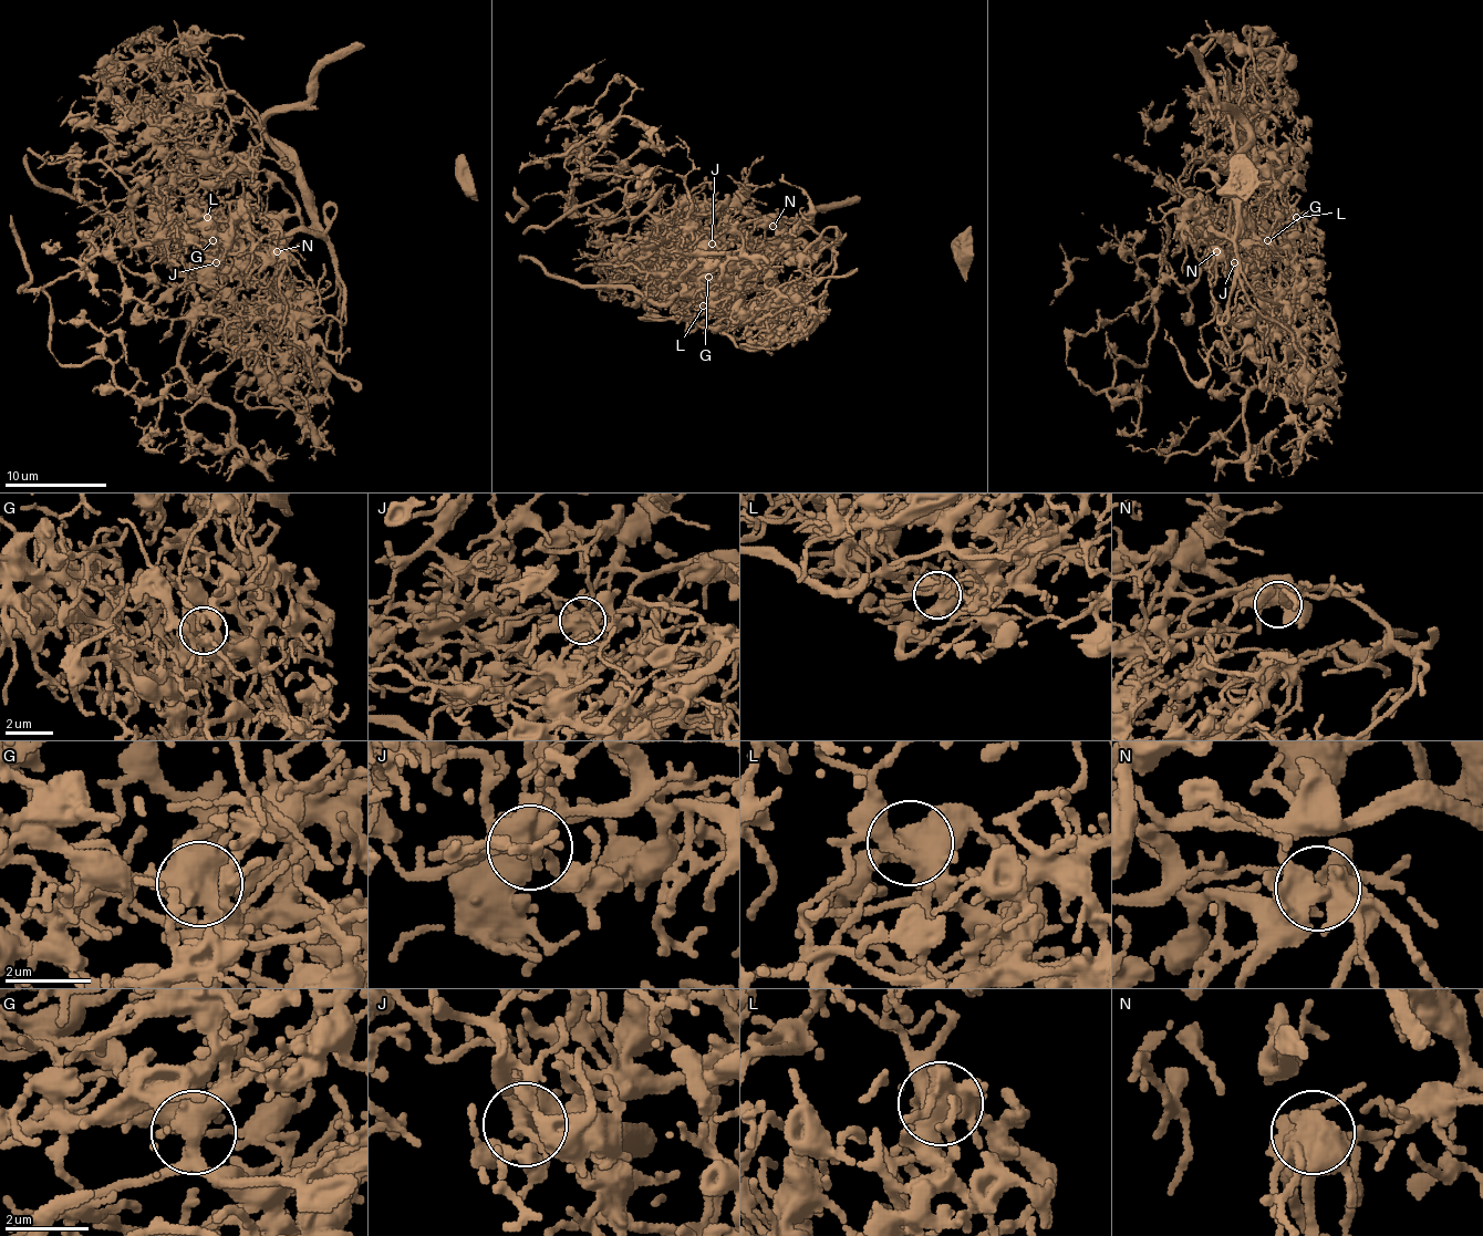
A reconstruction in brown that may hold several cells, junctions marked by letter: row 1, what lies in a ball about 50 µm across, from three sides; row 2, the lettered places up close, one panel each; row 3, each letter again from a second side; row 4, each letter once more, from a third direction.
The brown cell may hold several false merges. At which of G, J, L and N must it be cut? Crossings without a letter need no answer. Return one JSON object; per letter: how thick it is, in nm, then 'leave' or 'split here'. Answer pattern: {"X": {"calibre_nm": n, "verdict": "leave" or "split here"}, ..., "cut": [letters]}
{"G": {"calibre_nm": 480, "verdict": "split here"}, "J": {"calibre_nm": 480, "verdict": "leave"}, "L": {"calibre_nm": 500, "verdict": "leave"}, "N": {"calibre_nm": 480, "verdict": "leave"}, "cut": ["G"]}

